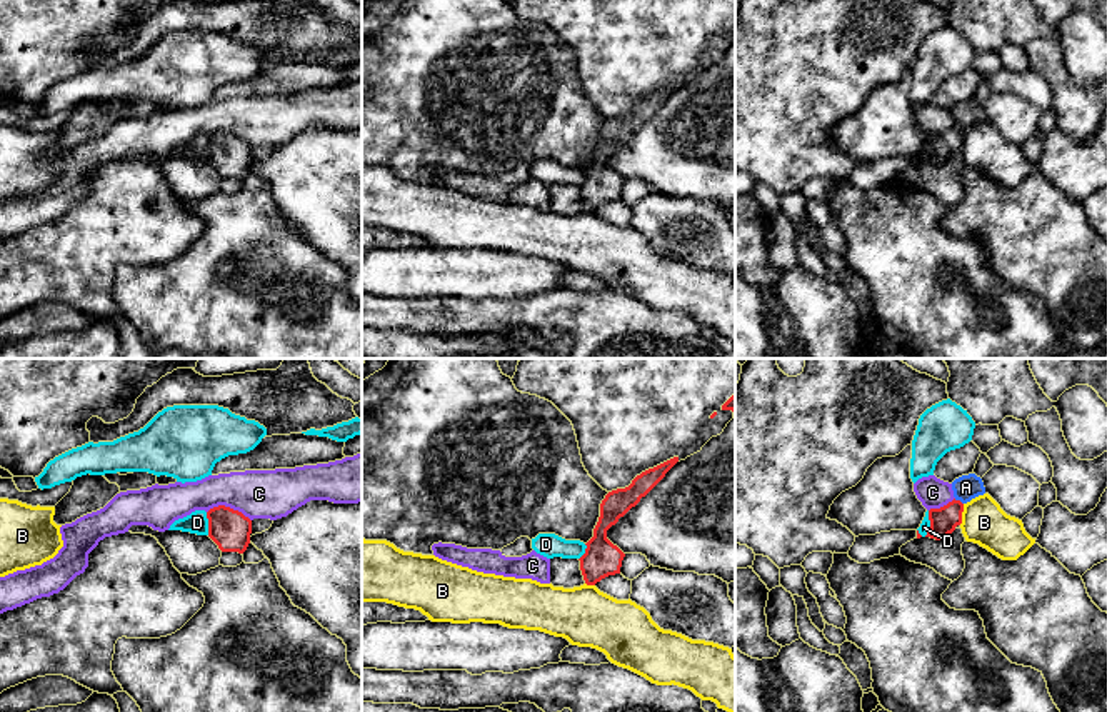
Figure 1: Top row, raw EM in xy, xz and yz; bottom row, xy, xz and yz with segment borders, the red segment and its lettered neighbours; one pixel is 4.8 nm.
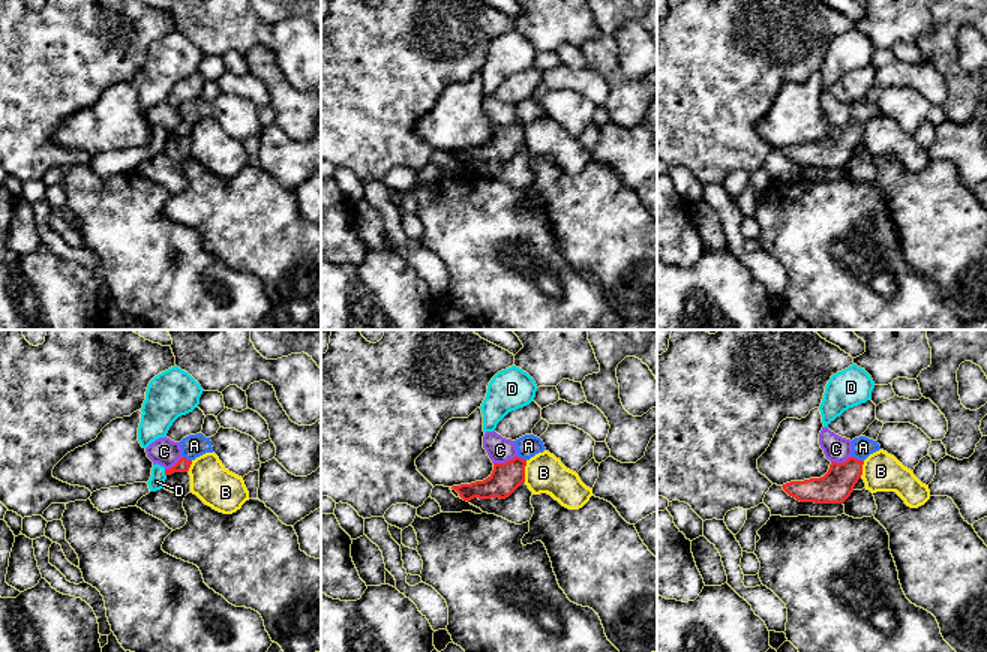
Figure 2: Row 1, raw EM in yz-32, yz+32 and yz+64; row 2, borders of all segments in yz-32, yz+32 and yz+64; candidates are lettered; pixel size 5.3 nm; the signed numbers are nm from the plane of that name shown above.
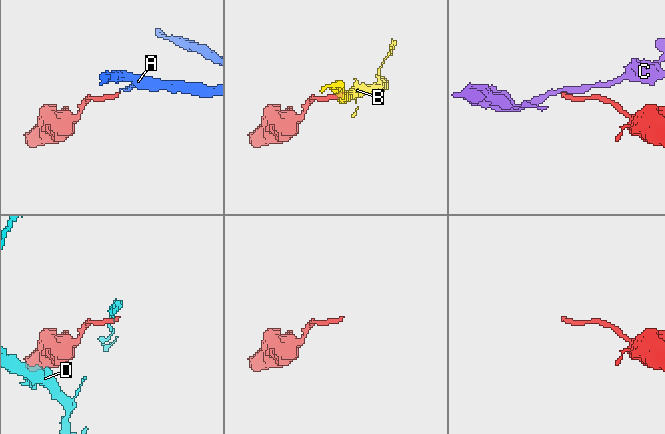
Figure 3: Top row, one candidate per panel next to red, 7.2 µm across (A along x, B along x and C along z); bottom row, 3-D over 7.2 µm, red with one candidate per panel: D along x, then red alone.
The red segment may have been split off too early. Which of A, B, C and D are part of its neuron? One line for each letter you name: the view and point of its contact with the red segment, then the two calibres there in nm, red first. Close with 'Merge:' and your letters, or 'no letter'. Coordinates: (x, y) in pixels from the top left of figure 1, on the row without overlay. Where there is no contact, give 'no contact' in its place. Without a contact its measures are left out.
A: yz (959, 127) | 130/120 nm
Merge: A

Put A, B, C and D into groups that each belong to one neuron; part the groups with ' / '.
A / B / C / D

